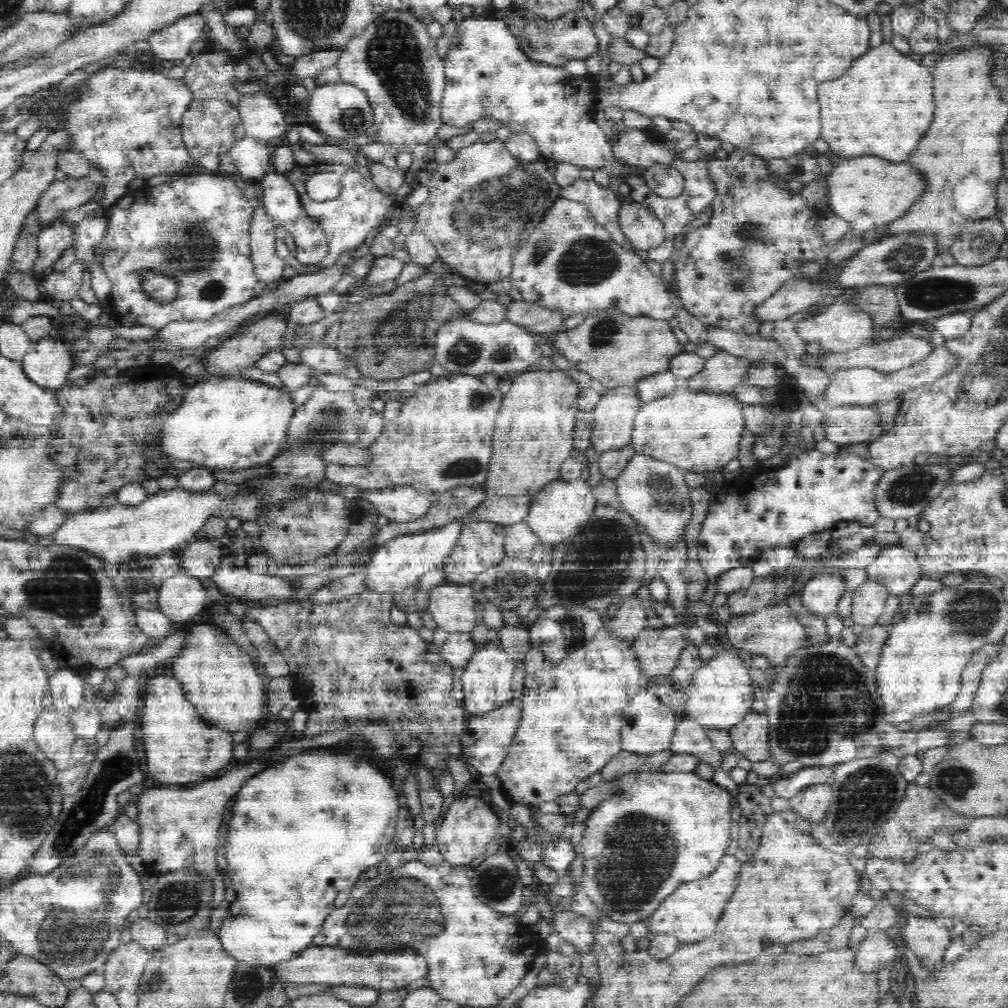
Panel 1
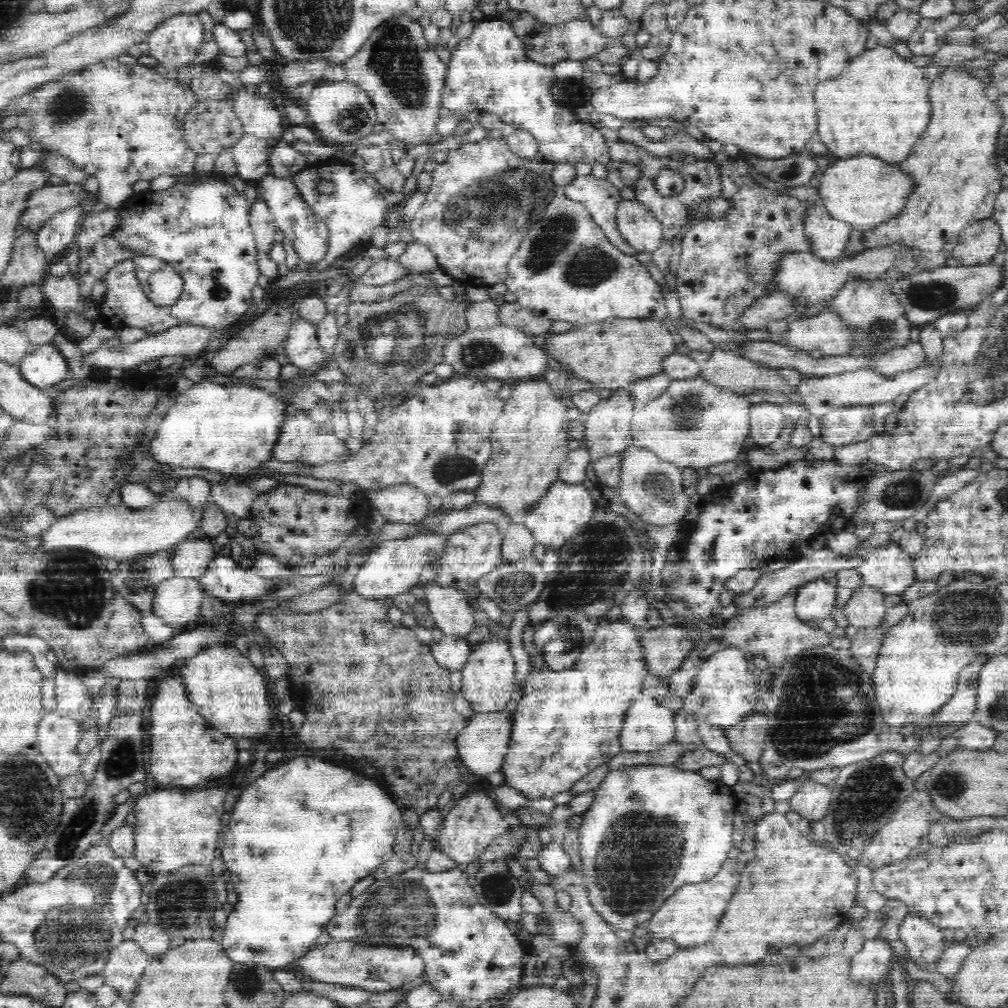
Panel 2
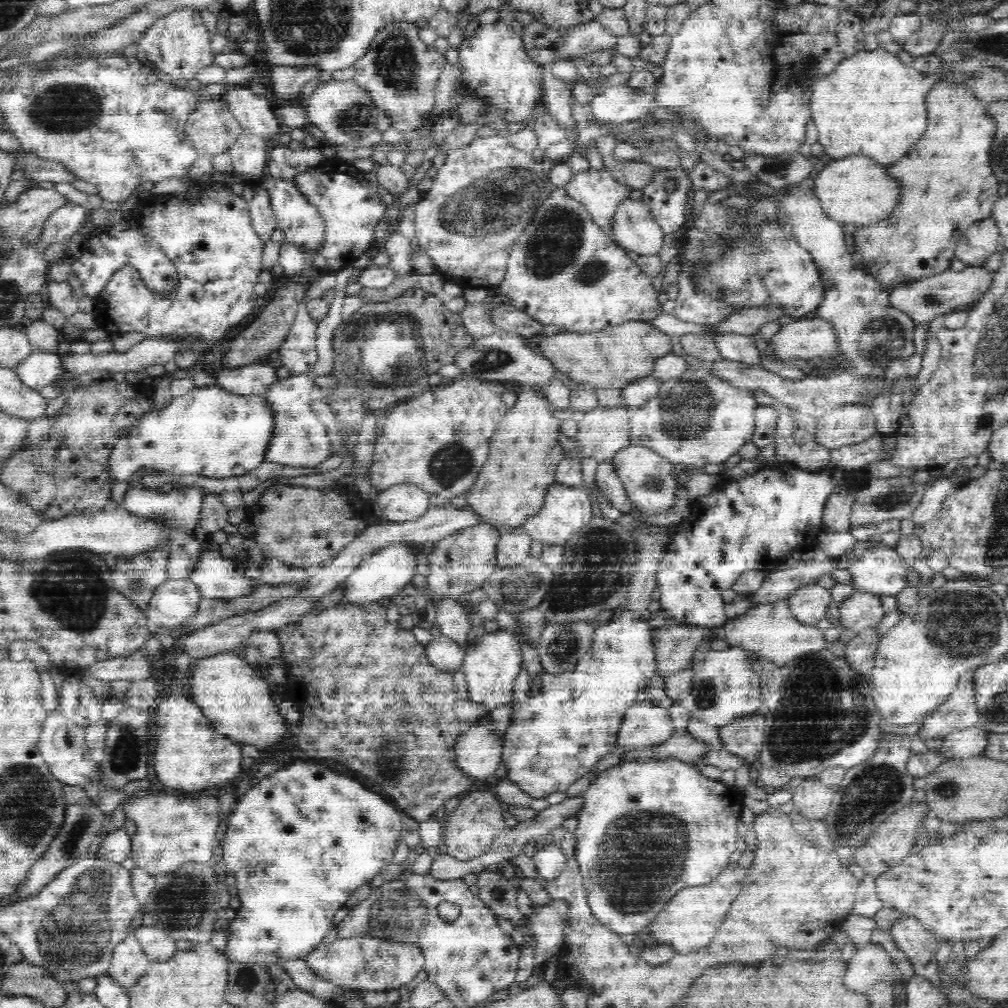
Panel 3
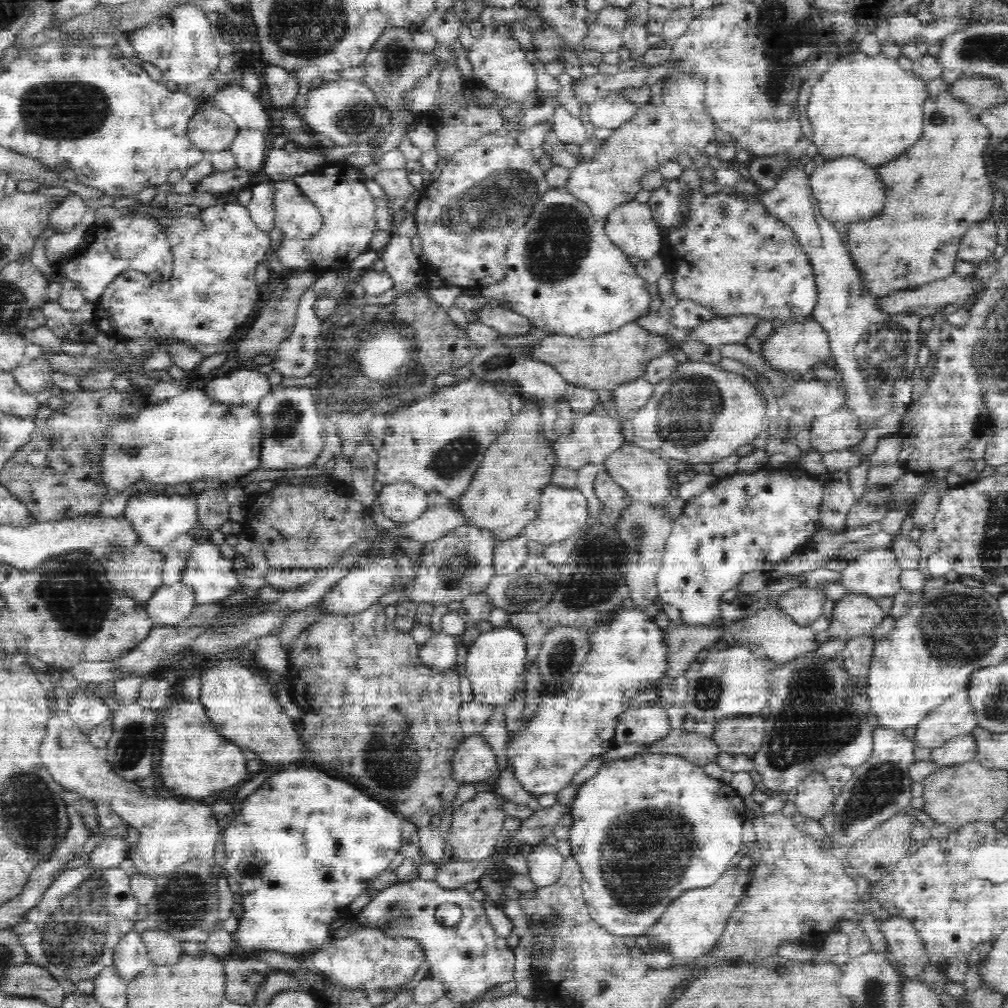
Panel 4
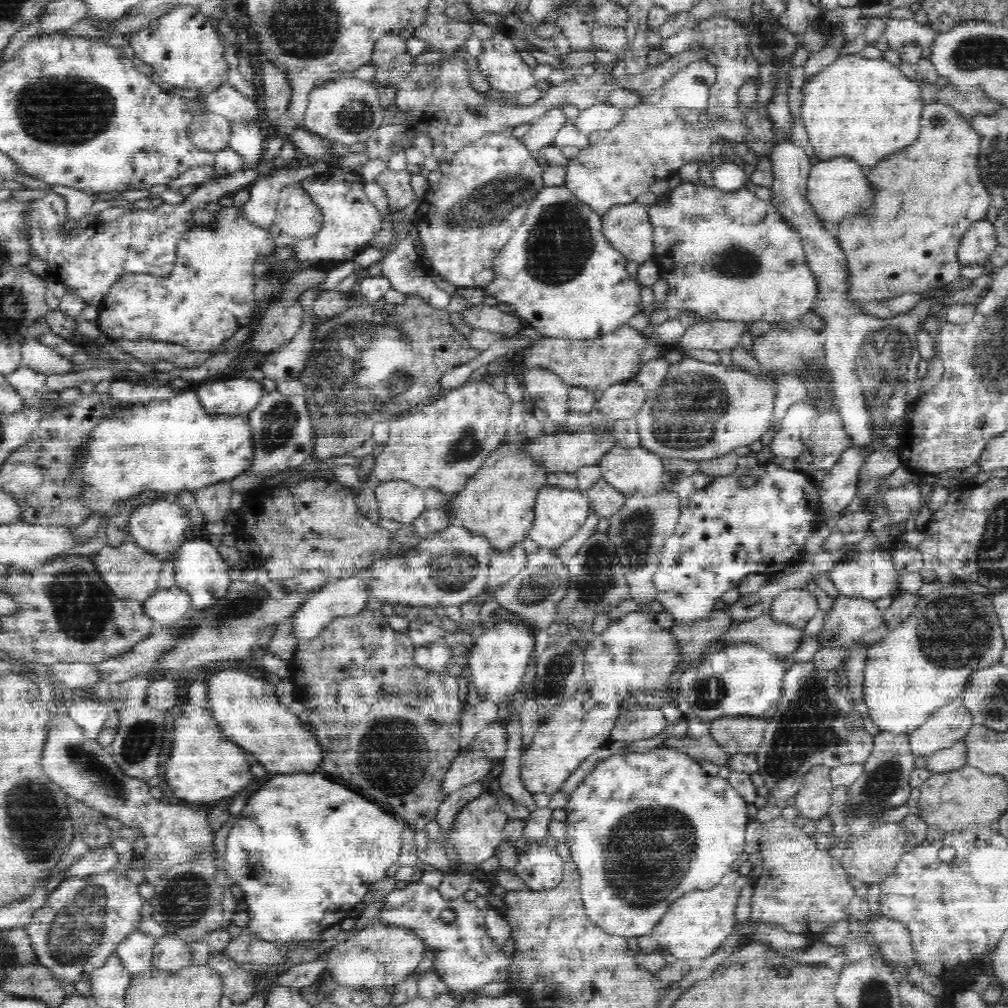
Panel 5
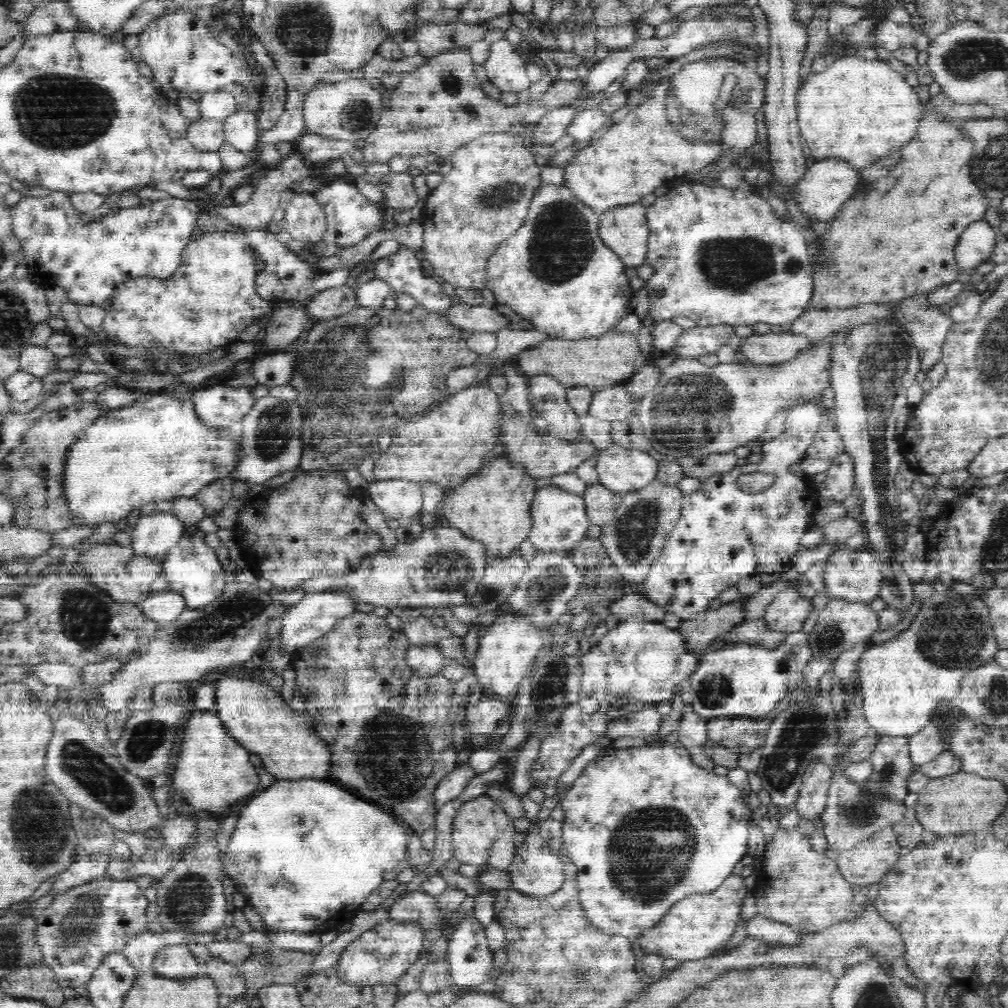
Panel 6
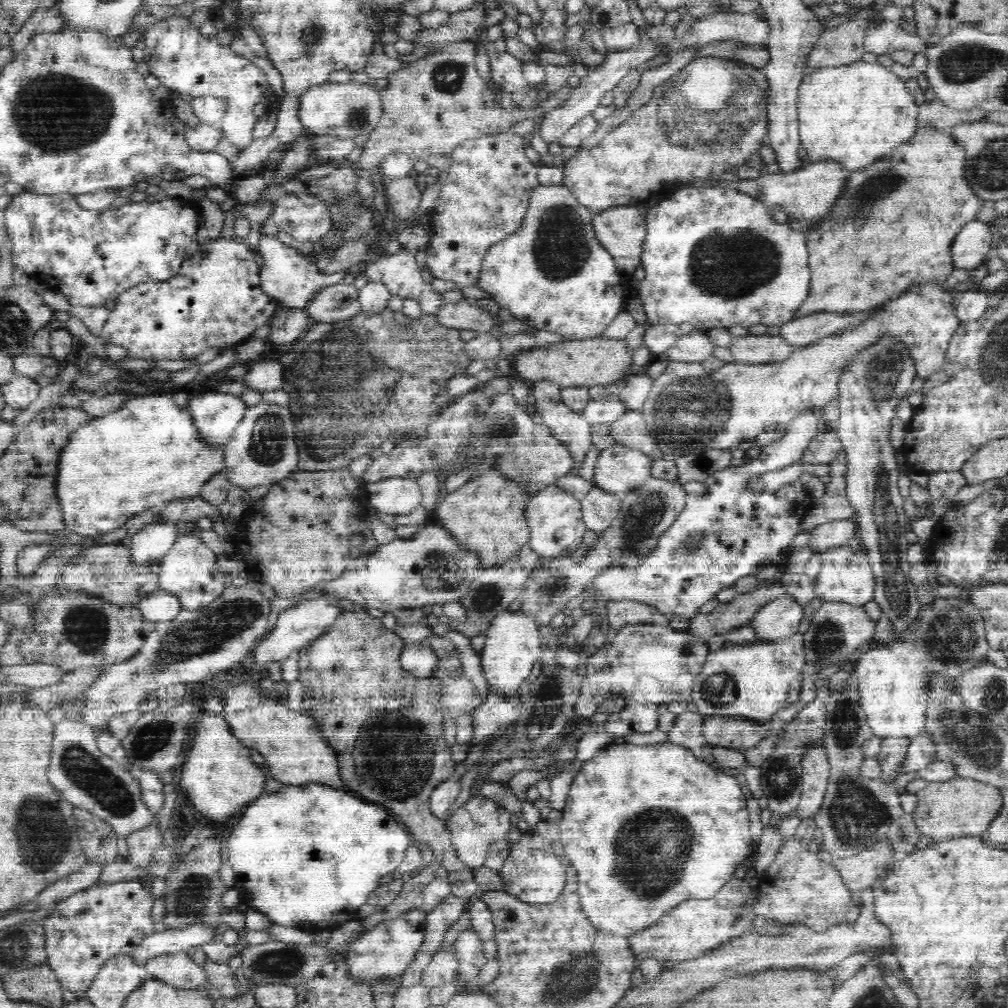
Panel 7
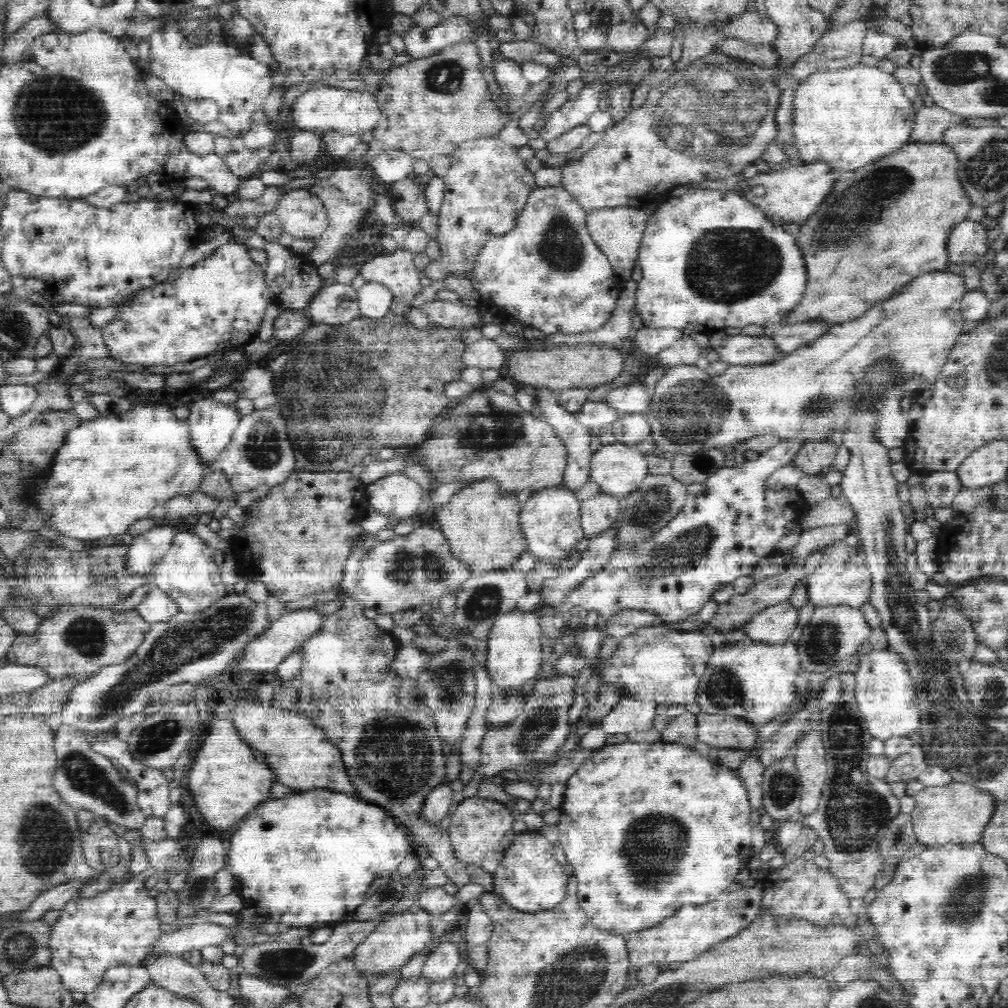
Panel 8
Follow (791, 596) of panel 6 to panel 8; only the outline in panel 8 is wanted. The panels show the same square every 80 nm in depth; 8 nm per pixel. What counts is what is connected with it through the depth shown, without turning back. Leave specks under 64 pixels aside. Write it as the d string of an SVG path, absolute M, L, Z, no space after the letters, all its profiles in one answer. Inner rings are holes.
M790 600L778 601L758 611L742 628L750 640L760 643L776 644L789 640L798 626L798 608Z

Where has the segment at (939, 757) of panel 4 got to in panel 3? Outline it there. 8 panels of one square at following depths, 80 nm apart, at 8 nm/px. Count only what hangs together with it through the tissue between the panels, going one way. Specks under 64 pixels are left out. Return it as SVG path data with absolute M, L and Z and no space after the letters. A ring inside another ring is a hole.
M972 724L962 730L954 730L943 737L941 750L946 758L957 755L981 754L989 743L988 730L978 724Z

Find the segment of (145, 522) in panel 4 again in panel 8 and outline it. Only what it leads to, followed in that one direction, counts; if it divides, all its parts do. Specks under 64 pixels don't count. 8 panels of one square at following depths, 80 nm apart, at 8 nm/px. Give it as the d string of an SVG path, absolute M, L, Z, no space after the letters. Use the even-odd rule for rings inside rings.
M168 525L155 526L134 538L128 550L130 573L151 574L153 567L170 551L177 532Z

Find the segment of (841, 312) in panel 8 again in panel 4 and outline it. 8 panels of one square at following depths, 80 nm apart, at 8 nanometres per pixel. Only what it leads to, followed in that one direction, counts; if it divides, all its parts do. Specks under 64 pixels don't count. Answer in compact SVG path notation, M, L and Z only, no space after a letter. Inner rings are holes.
M952 90L930 96L924 104L924 134L906 150L906 154L886 166L880 166L880 176L890 188L890 198L880 218L868 222L849 223L845 246L856 266L863 272L872 294L888 296L900 288L920 286L954 272L958 246L964 233L977 222L989 218L996 187L986 174L984 150L990 129L978 120L981 111L956 97Z

